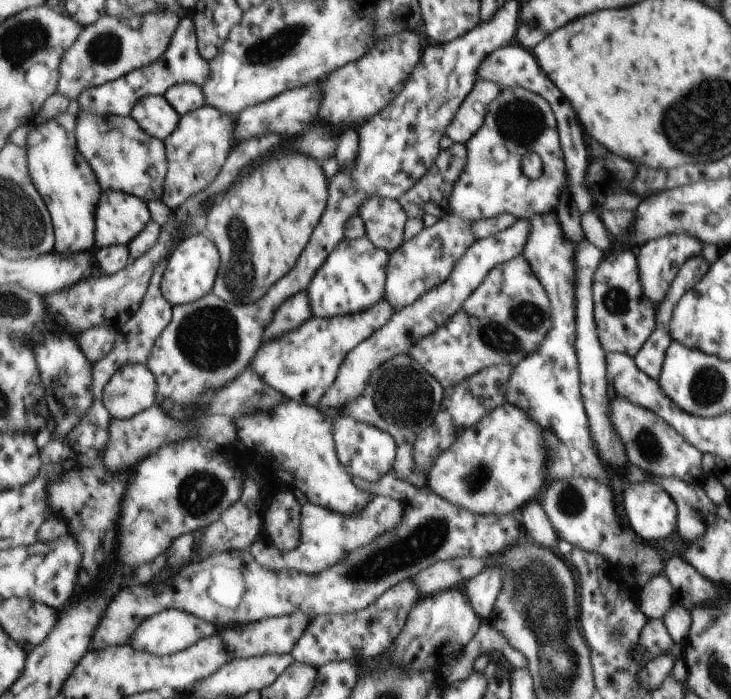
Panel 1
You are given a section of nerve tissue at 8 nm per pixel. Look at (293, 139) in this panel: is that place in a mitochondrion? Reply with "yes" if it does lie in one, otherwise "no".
no

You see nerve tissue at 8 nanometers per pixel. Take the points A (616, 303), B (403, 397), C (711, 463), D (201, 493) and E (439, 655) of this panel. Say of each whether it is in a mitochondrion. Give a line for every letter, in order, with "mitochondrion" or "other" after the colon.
A: mitochondrion
B: mitochondrion
C: other
D: mitochondrion
E: other

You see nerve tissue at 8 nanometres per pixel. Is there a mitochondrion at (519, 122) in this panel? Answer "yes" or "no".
yes

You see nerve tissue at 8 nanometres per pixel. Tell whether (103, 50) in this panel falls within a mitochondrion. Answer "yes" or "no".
yes

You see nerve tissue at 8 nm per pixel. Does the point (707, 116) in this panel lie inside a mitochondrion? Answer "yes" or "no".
yes

